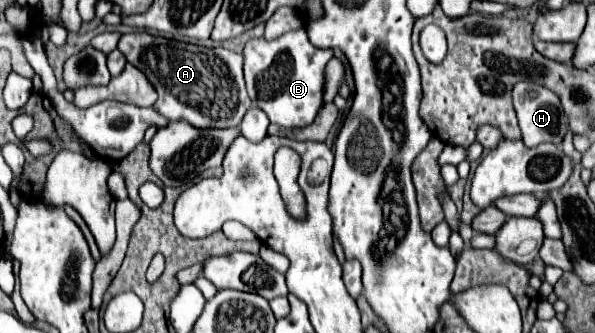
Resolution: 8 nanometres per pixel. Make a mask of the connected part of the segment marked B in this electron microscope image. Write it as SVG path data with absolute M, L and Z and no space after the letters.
M290 30L274 40L266 38L252 38L244 44L244 80L254 106L264 110L270 122L284 126L284 128L302 128L316 118L316 110L322 106L322 90L324 90L324 68L326 62L332 58L330 50L320 50L310 44L306 30Z

